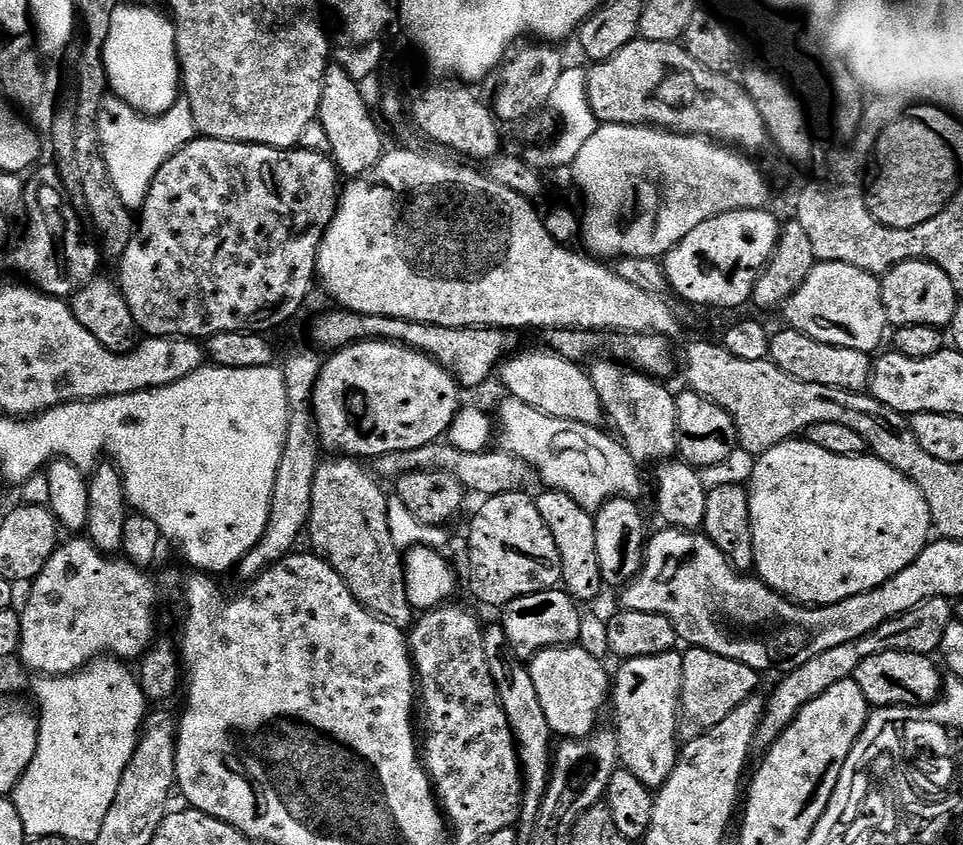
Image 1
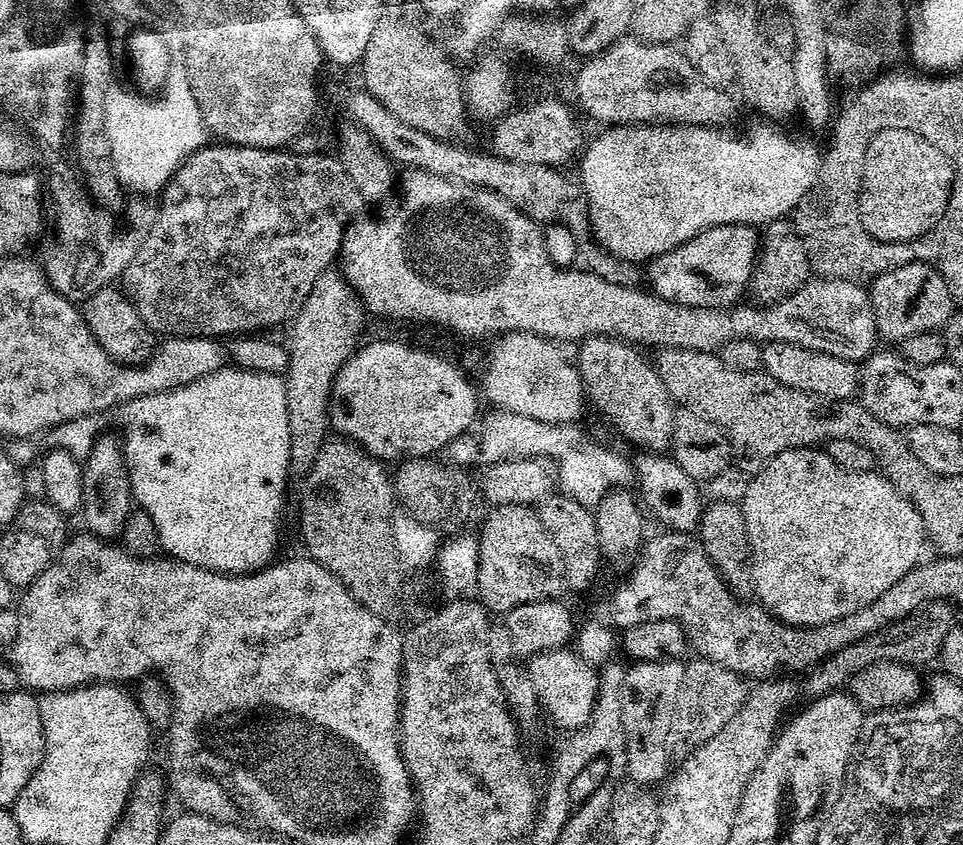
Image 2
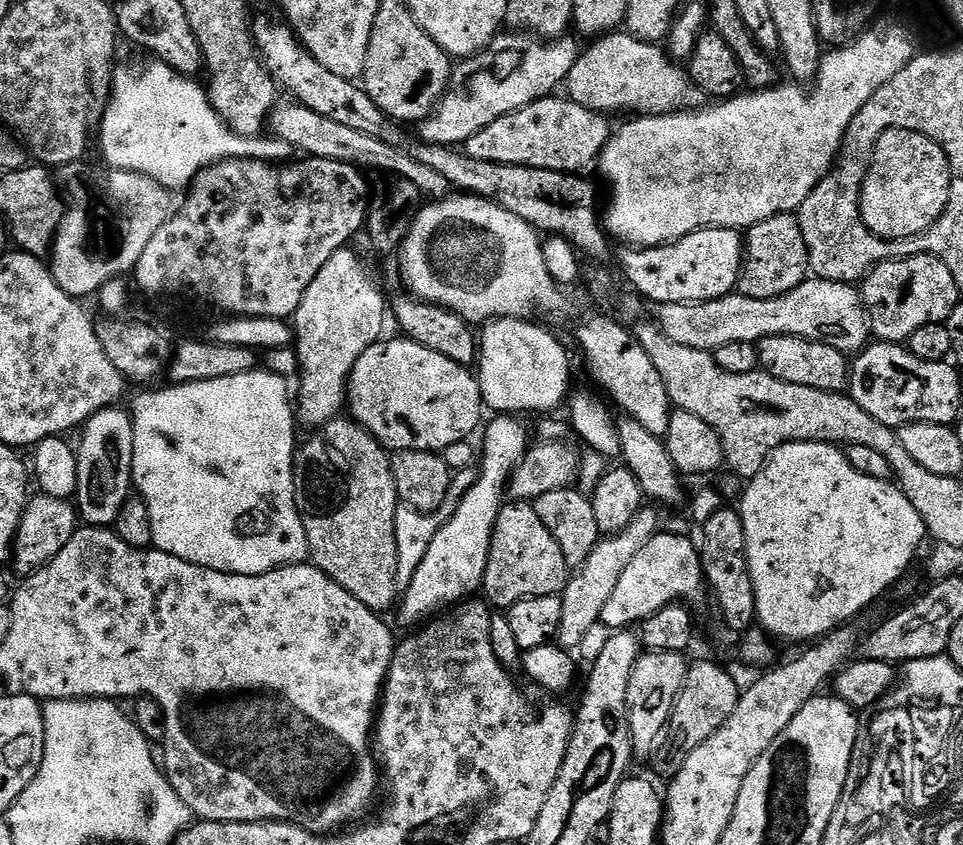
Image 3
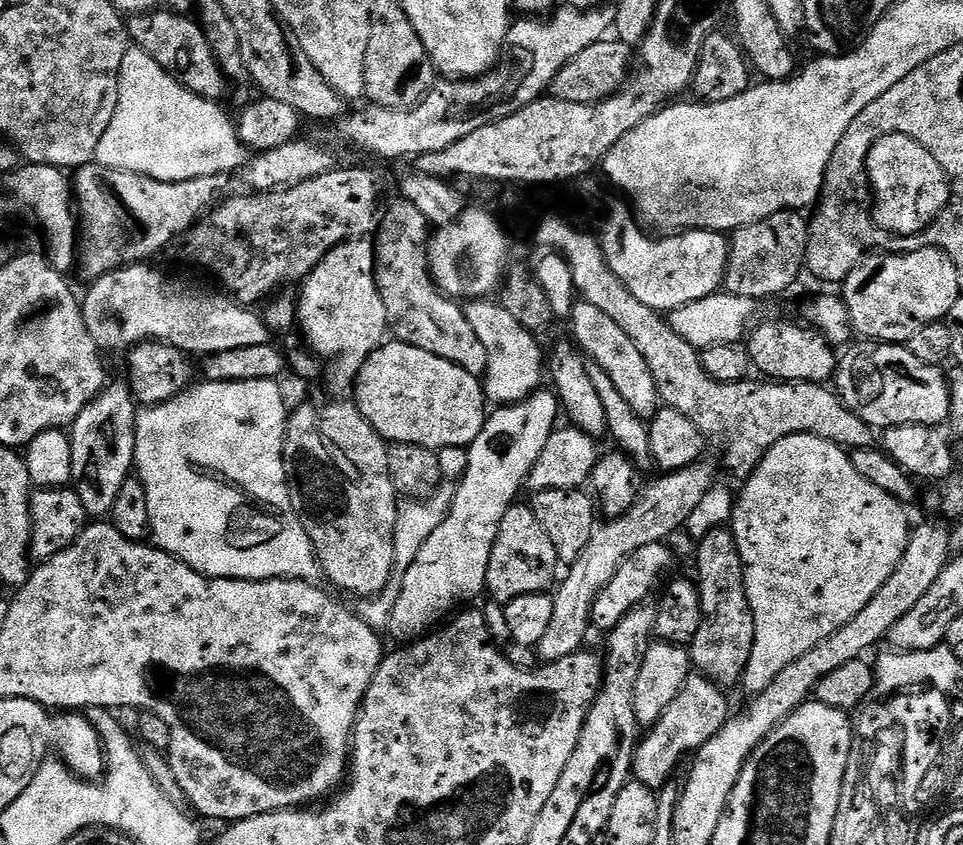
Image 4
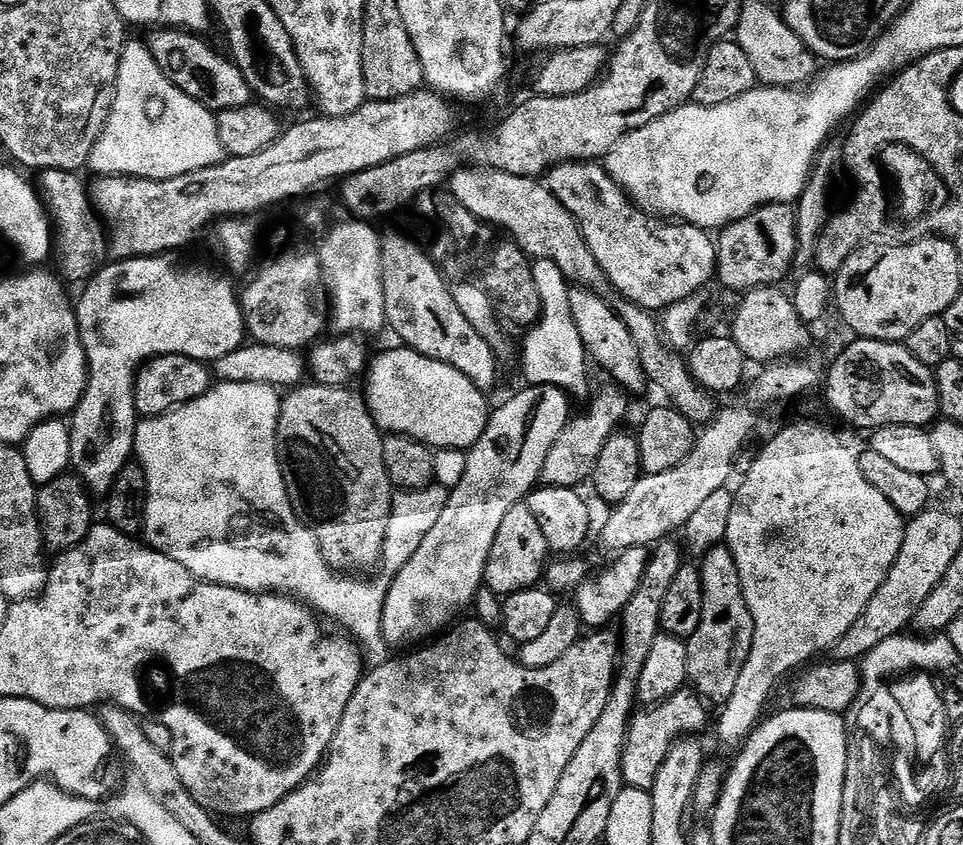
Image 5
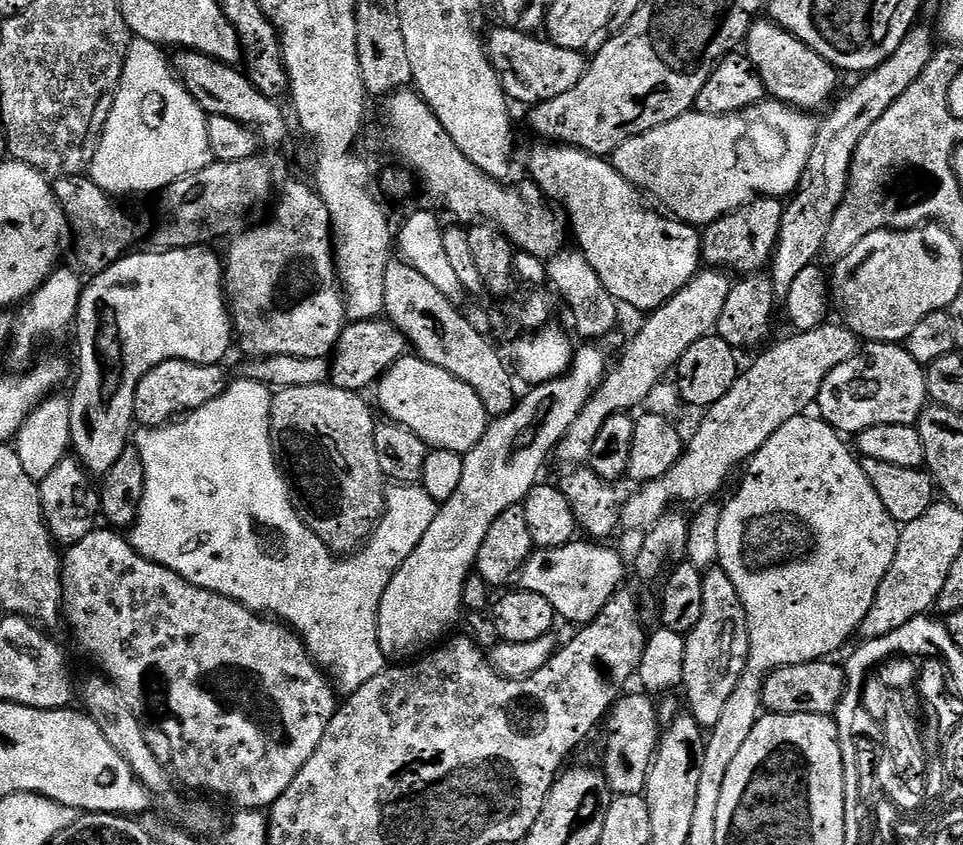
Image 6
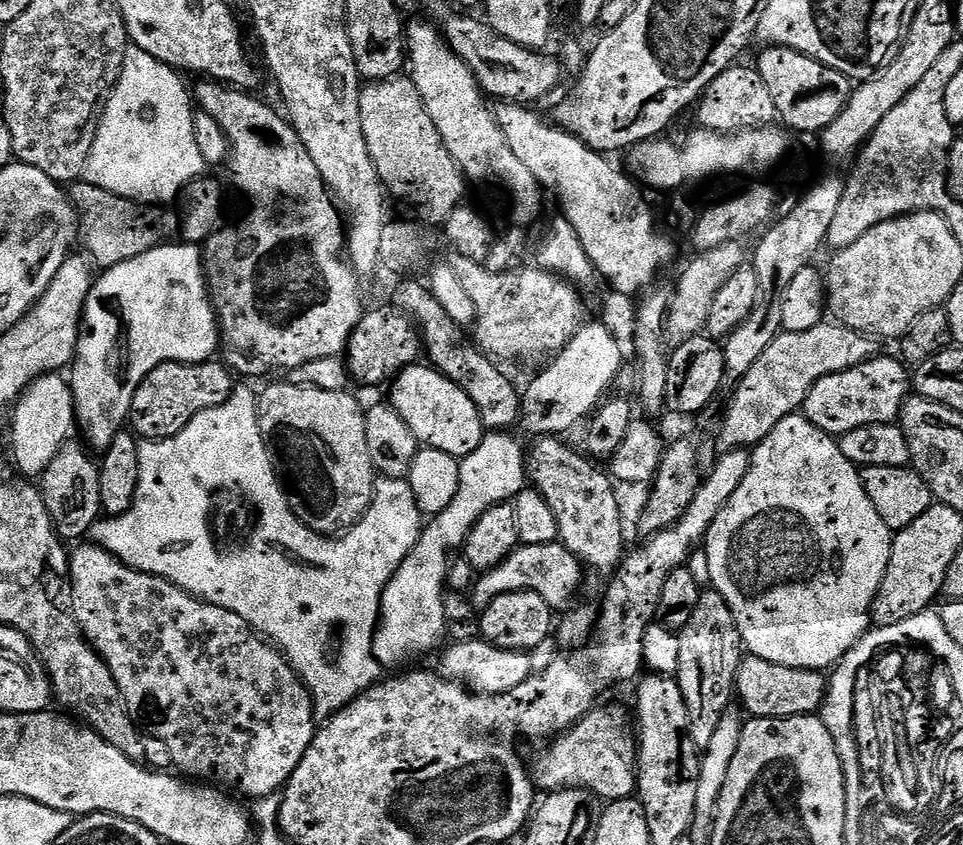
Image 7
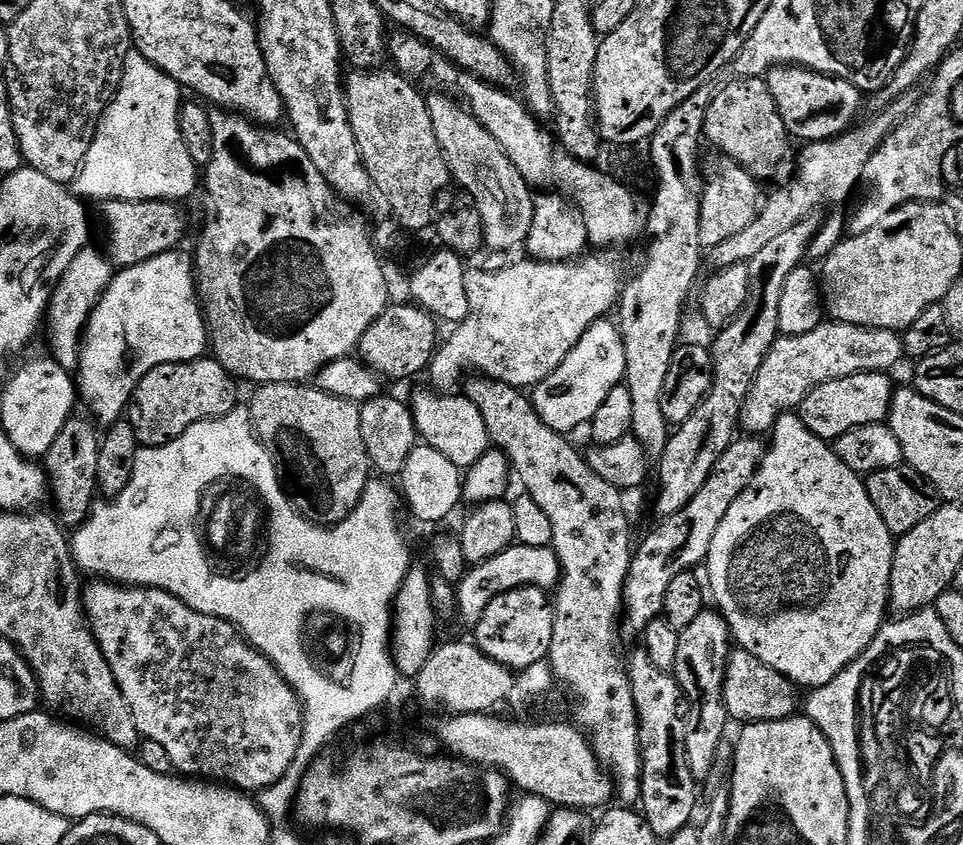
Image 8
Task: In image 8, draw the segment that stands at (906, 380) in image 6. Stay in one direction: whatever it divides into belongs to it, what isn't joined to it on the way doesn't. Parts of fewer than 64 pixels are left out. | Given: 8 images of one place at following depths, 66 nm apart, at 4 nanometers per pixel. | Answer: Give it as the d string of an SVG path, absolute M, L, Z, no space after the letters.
M863 372L818 385L800 404L798 415L818 438L834 442L852 428L867 424L883 424L892 403L893 377L886 372Z

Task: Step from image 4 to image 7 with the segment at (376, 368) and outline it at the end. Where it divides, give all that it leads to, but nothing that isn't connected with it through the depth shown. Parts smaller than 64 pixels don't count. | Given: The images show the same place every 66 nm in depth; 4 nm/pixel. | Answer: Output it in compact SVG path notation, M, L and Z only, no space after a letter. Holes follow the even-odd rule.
M424 362L402 369L391 385L392 407L406 418L410 430L425 448L442 450L457 458L469 456L484 441L486 429L478 414L478 406L449 376L444 376ZM393 387L393 388L392 388Z

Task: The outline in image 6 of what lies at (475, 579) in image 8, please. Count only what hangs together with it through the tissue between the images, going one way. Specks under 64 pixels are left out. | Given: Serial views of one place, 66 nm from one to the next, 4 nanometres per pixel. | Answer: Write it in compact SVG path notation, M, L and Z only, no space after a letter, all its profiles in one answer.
M577 538L572 543L563 544L557 548L536 548L531 558L520 567L518 573L519 591L542 594L542 598L546 598L546 602L550 602L550 606L561 621L569 620L570 623L576 624L575 626L592 624L594 618L598 618L598 614L602 614L606 602L610 602L612 595L619 592L625 583L623 558L614 549L603 548L600 545L603 543L583 539Z

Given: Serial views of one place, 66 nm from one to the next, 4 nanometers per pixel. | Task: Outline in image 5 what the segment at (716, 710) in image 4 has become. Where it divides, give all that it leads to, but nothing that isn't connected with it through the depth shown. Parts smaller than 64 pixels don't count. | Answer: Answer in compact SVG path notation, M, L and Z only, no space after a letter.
M681 690L674 693L669 700L661 700L655 706L648 706L640 711L633 715L628 725L620 775L627 787L650 790L654 786L654 778L658 778L658 770L662 770L662 762L666 762L666 754L672 743L686 736L700 734L708 724L710 708L695 691Z

